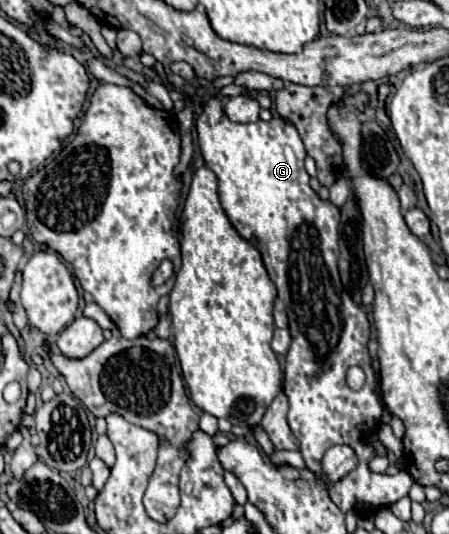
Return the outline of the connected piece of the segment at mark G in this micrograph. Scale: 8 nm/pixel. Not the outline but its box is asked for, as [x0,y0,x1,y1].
[197,98,413,512]

